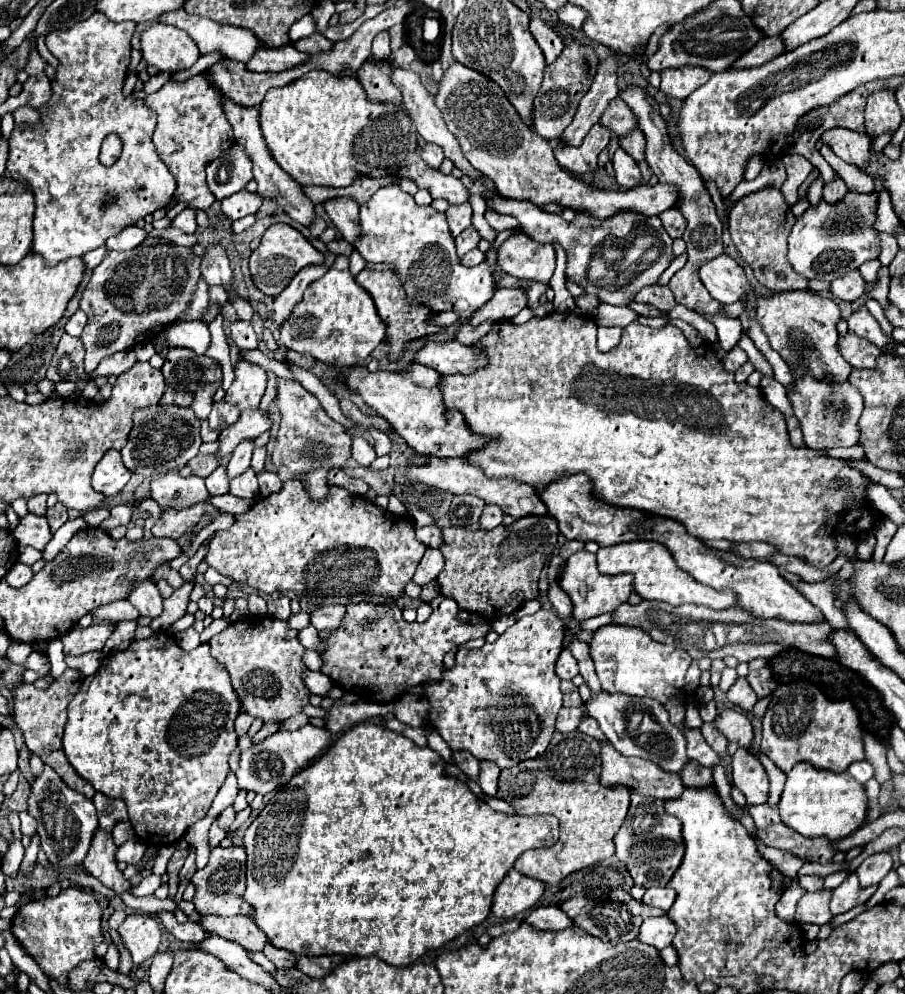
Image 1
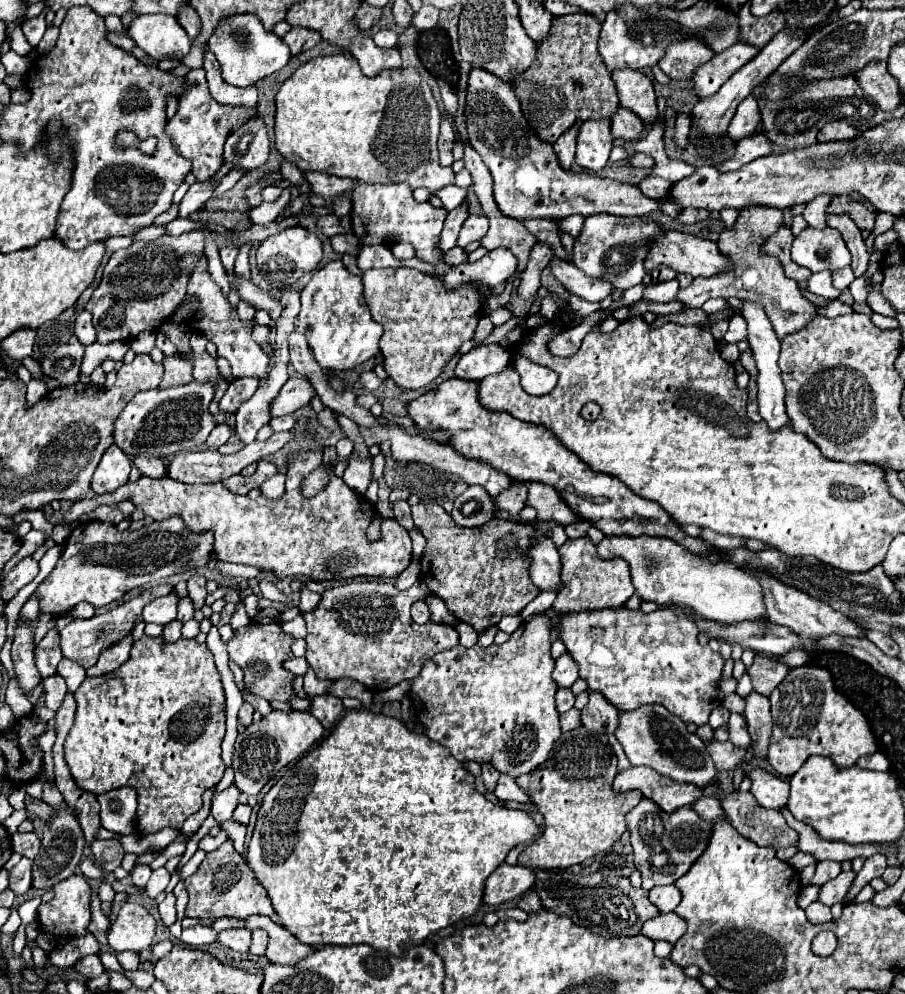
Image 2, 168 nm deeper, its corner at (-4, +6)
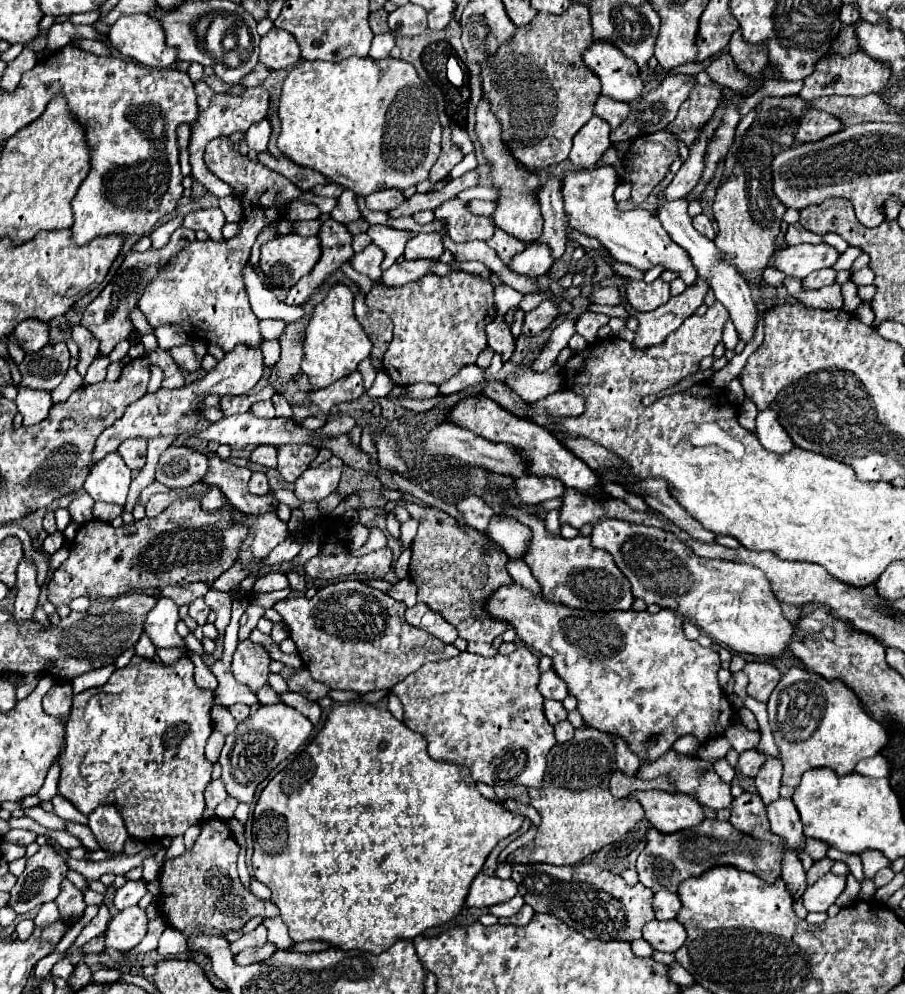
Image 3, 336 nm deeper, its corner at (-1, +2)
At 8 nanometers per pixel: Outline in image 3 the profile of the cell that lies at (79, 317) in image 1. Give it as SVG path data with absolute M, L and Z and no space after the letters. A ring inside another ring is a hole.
M81 324L73 328L73 340L79 346L79 364L76 369L84 377L91 362L99 356L99 340Z

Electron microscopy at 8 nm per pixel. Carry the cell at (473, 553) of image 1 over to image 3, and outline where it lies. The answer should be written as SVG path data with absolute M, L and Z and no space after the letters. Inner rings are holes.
M399 500L388 501L384 508L369 508L358 511L359 523L365 525L381 513L387 514L397 505L405 506L413 518L421 520L417 536L411 544L411 566L409 576L417 586L417 602L427 604L431 610L439 612L449 624L453 624L459 632L459 638L467 640L467 652L479 656L495 656L497 650L493 648L493 638L503 634L509 626L503 622L495 622L483 612L485 598L495 592L499 586L511 584L511 576L505 568L507 554L497 550L493 542L483 534L469 526L461 526L449 514L419 506L415 502Z

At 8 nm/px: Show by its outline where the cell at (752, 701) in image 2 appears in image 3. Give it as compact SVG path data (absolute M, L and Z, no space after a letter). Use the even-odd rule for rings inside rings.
M767 756L767 762L763 764L759 776L755 778L755 786L757 786L757 794L761 796L761 800L765 804L771 804L779 798L779 786L781 786L781 772L783 772L783 764L777 758Z

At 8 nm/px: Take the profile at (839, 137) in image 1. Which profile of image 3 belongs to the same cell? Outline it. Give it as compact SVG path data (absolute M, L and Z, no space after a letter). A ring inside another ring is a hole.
M811 110L803 114L803 120L799 120L799 132L795 132L795 140L797 142L817 142L821 138L827 138L839 132L841 128L843 124L835 116L827 112Z

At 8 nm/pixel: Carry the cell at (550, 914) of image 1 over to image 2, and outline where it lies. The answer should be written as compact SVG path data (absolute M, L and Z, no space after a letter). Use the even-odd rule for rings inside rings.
M530 892L530 894L526 894L522 900L518 900L518 908L522 908L522 910L528 912L528 914L532 914L532 912L542 910L542 902L538 900L538 894L536 894L536 892Z

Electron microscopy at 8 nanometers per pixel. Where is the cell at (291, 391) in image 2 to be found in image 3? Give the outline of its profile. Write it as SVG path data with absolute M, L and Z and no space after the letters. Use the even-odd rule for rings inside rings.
M355 370L353 374L345 376L343 380L337 380L335 384L323 388L323 390L317 390L317 392L309 392L309 398L311 398L311 404L315 408L319 408L321 412L329 412L331 406L339 404L339 402L351 402L351 400L357 400L361 394L365 392L363 388L363 376L359 370Z

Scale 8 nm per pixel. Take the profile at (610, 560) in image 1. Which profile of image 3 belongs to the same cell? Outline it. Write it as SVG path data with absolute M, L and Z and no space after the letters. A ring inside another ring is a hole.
M603 520L595 524L591 538L595 548L603 548L613 556L617 568L629 578L635 598L645 600L645 604L659 604L661 608L677 612L681 618L691 620L695 626L699 626L699 630L703 630L717 642L729 646L735 654L779 658L787 650L787 644L791 644L793 624L787 618L783 618L781 604L771 592L771 584L759 568L729 560L699 558L675 534L661 528L631 524L627 520Z

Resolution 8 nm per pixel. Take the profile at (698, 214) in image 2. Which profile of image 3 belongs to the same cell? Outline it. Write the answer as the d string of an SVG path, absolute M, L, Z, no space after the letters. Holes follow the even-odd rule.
M703 214L695 216L695 218L693 218L693 226L695 226L695 230L697 230L699 234L703 234L705 238L709 238L709 240L715 238L715 230L713 230L711 220L709 220L707 216L703 216Z

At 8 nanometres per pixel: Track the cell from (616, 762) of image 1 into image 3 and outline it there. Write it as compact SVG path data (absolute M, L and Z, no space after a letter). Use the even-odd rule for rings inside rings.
M647 790L633 792L631 798L639 800L639 804L645 808L645 818L663 834L675 834L705 820L699 802L681 792L669 794L663 790Z

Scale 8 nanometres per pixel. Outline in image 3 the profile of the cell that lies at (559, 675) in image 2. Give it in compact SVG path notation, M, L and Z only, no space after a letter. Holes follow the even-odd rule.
M547 670L541 674L537 690L543 694L543 698L551 698L551 700L565 700L569 694L565 688L565 682L553 670Z

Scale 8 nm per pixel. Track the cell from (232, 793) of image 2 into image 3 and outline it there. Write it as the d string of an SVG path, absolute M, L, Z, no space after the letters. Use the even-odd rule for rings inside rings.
M211 780L205 788L205 802L207 802L207 808L215 808L219 802L223 802L227 798L227 790L223 786L223 780Z

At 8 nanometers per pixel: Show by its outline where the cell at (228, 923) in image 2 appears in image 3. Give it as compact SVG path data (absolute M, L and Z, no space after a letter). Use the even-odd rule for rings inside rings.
M275 916L275 918L265 918L263 924L265 924L267 930L269 930L269 942L271 942L271 944L275 944L279 950L291 950L291 948L293 948L293 940L291 940L291 936L287 934L287 926L285 926L285 922L283 922L279 916Z

